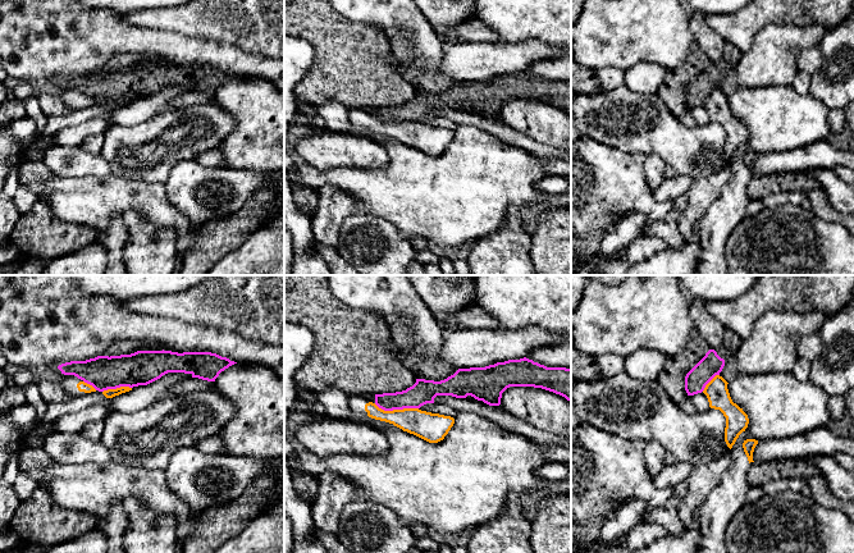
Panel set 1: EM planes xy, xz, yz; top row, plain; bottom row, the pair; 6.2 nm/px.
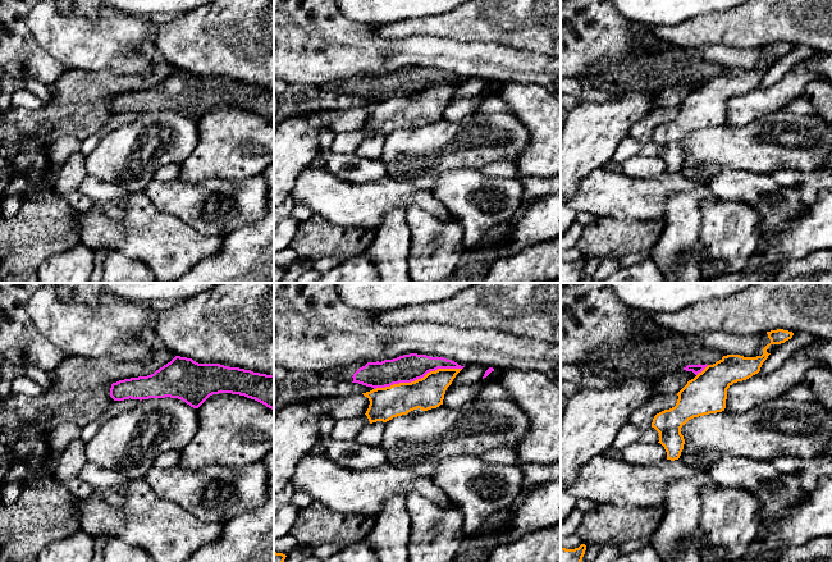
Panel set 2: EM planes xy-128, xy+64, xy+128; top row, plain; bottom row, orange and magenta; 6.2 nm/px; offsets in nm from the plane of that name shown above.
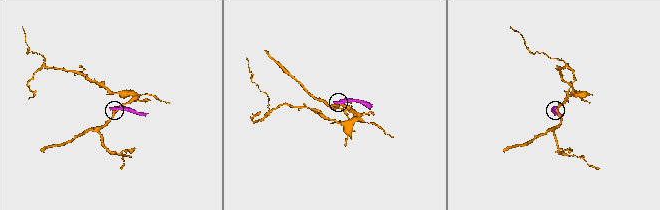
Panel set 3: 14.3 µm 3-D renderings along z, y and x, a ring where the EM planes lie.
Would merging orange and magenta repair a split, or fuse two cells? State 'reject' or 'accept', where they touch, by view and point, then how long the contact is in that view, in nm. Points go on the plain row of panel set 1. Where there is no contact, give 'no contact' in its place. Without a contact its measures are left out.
reject; meets orange in xz at (396, 123); contact 280 nm long

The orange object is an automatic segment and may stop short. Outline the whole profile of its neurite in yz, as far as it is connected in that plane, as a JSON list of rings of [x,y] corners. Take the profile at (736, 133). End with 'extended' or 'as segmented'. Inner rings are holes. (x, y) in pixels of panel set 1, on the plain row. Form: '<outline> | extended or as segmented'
[[[716,88],[704,101],[709,120],[720,123],[726,131],[725,155],[731,163],[739,148],[745,145],[749,137],[748,128],[736,116],[732,115],[727,95]]] | as segmented

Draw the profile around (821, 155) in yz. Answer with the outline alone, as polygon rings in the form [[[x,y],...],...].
[[[828,140],[802,146],[798,150],[758,154],[753,165],[754,175],[804,173],[808,170],[845,166],[854,170],[854,152],[839,150]]]

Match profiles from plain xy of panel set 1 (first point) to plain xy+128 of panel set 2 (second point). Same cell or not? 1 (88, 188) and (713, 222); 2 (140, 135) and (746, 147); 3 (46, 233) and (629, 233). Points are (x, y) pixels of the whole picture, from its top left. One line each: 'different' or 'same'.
1: different
2: same
3: same

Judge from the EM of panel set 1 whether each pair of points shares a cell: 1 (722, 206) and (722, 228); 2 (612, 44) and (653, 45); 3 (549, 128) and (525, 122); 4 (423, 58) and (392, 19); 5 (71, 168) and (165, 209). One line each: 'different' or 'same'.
1: same
2: same
3: same
4: same
5: different

